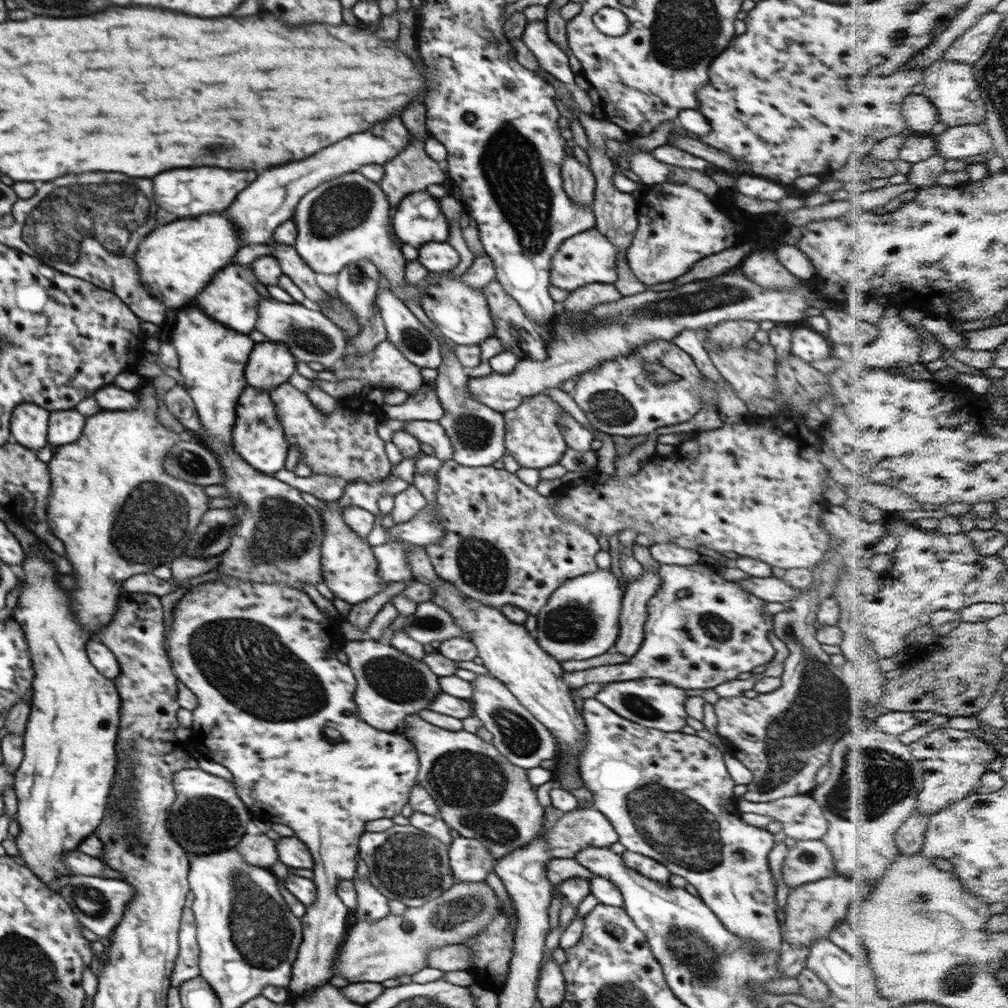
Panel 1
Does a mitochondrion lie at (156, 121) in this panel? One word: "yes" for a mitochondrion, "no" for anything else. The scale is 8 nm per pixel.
no

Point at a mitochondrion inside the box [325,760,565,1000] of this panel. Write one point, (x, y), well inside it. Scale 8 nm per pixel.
(406, 864)

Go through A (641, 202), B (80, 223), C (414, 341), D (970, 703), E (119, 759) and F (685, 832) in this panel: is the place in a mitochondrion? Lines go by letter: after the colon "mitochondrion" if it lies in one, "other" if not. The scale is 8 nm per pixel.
A: other
B: mitochondrion
C: mitochondrion
D: other
E: other
F: mitochondrion

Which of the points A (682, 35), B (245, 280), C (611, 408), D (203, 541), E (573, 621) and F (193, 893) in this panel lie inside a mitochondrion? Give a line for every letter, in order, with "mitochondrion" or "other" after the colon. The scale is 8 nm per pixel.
A: mitochondrion
B: other
C: mitochondrion
D: mitochondrion
E: mitochondrion
F: other

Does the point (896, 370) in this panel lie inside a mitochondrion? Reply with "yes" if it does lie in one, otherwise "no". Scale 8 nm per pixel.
no

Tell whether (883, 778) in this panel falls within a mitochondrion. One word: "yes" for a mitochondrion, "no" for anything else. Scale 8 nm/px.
yes

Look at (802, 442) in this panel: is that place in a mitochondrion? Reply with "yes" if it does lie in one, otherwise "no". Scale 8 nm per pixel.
no

